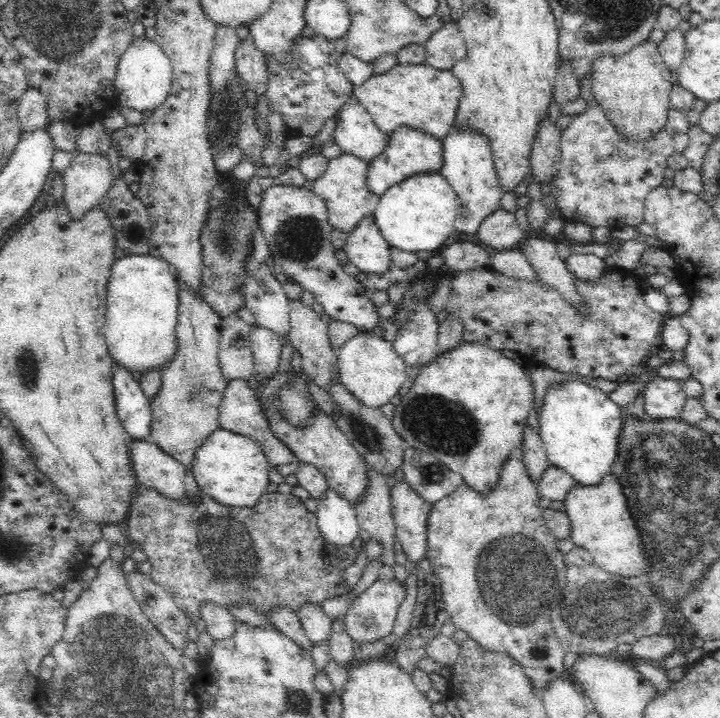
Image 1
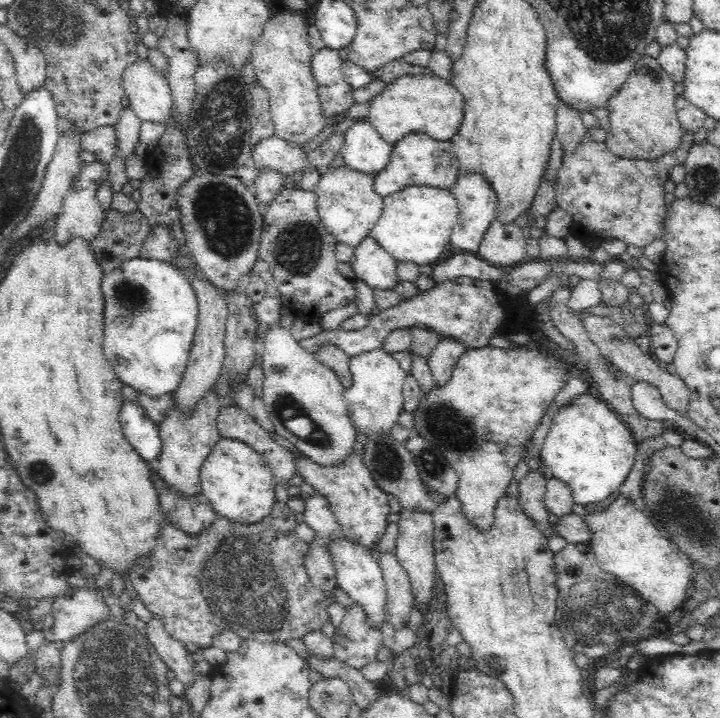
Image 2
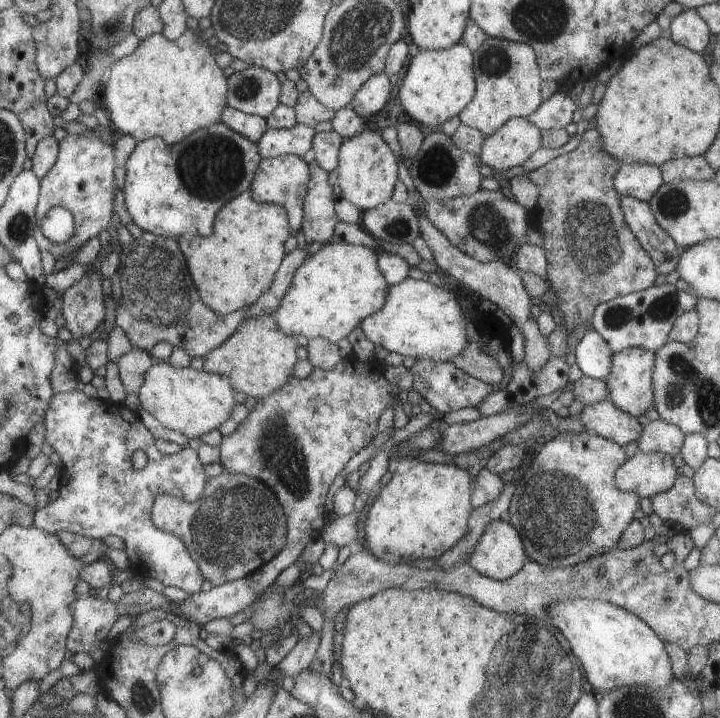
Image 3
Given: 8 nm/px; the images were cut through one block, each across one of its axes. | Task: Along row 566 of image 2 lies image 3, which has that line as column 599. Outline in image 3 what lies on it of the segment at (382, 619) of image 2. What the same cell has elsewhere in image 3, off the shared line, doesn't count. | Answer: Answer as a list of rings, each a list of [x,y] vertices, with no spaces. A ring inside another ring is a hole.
[[[592,328],[585,331],[582,338],[576,341],[575,364],[583,376],[590,379],[604,381],[610,373],[613,351],[600,334]]]

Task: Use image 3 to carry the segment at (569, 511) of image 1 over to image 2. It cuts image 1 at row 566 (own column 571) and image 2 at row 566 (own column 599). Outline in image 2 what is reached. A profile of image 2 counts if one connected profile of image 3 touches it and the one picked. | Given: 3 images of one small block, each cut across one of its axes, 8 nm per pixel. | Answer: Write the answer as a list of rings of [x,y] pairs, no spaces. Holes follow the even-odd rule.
[[[620,496],[605,511],[584,516],[584,521],[590,527],[589,544],[604,572],[631,586],[652,609],[656,609],[657,616],[670,616],[683,607],[692,586],[693,565],[628,499]]]

